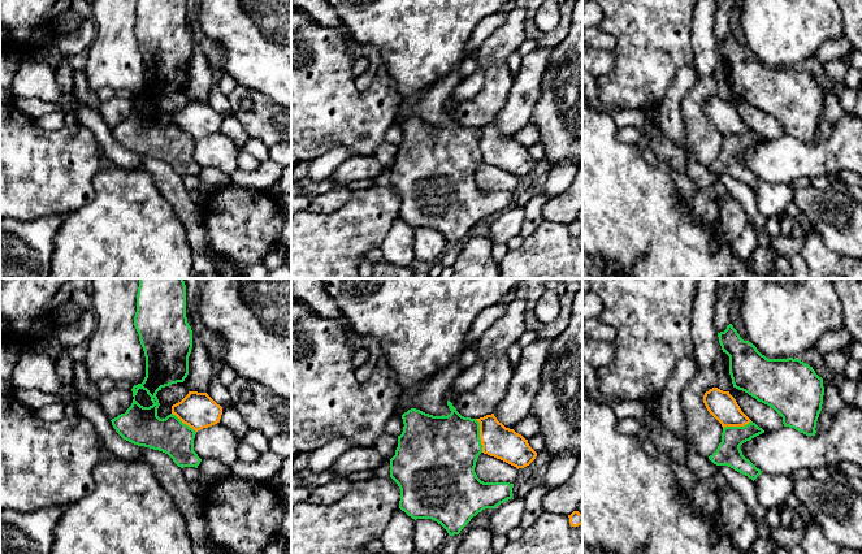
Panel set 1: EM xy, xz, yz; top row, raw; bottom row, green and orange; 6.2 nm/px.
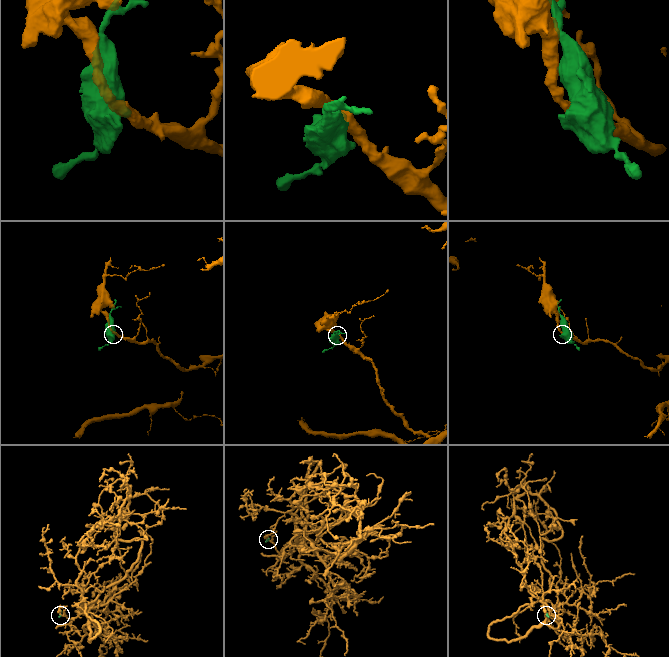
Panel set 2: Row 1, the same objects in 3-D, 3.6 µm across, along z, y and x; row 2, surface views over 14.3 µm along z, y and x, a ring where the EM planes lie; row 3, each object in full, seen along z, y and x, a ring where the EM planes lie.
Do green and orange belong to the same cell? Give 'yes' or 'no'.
no

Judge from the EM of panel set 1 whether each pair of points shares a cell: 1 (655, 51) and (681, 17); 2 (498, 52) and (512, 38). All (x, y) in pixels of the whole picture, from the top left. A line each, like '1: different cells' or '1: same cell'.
1: same cell
2: same cell

